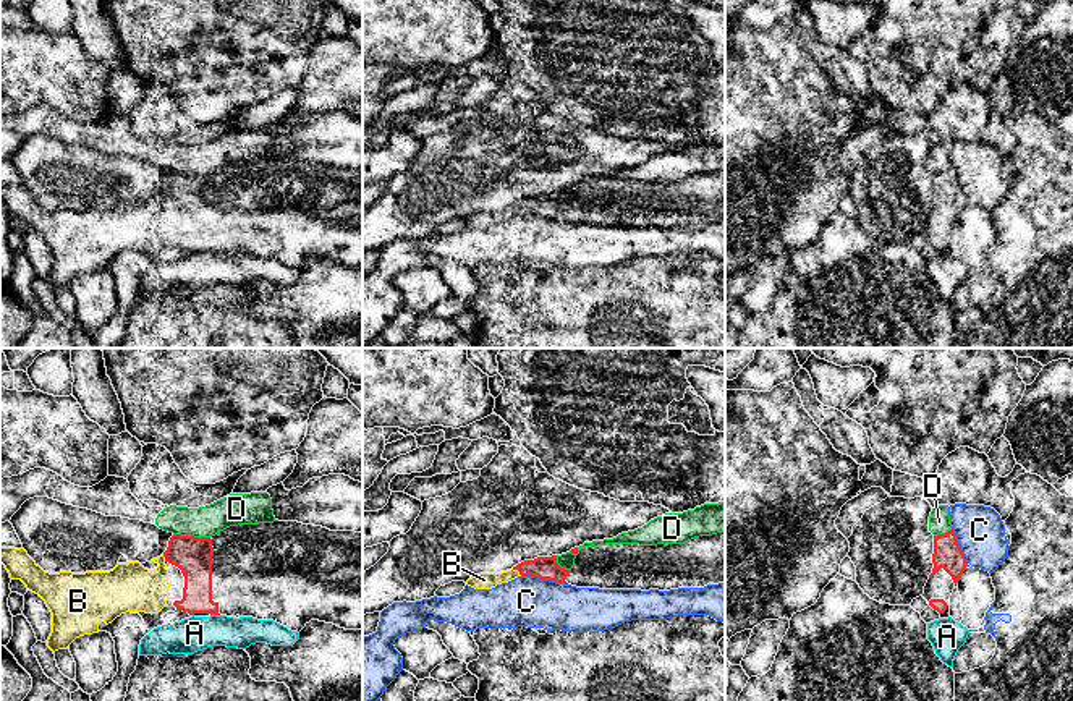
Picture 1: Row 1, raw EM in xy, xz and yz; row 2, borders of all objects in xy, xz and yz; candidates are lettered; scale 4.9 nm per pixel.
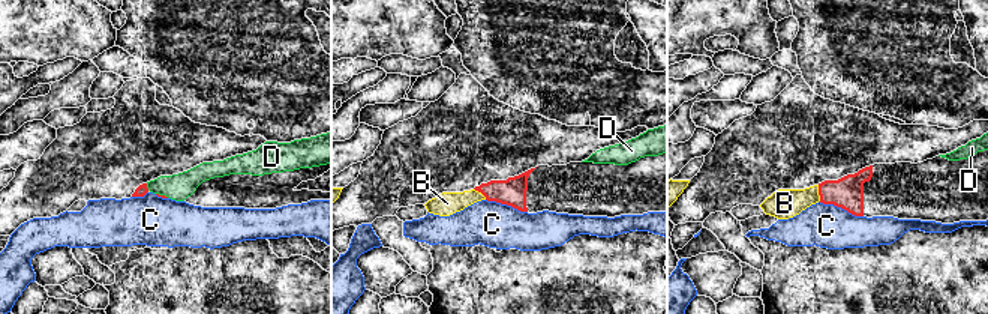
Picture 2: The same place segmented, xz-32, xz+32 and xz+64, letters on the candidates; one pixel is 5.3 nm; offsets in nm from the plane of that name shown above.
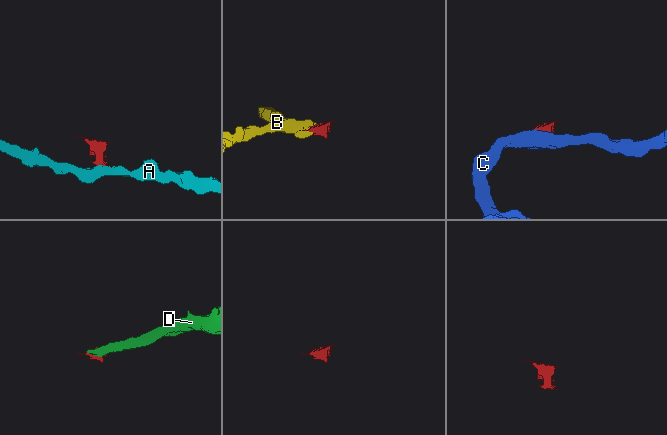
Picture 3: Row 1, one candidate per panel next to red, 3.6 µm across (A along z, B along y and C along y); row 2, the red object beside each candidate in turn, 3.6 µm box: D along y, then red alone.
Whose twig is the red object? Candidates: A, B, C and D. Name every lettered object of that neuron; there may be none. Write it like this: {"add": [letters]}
{"add": ["B"]}

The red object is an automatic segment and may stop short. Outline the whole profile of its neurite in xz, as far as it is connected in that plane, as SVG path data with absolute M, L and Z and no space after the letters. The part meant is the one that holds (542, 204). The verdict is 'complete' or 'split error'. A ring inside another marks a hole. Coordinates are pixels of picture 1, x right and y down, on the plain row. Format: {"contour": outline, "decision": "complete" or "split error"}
{"contour": "M725 168L712 173L699 173L685 181L605 181L584 185L575 196L571 207L557 201L557 193L524 198L511 207L502 210L481 210L466 219L474 227L492 227L518 214L536 214L576 225L599 227L659 227L704 225L707 222L725 220Z", "decision": "split error"}

